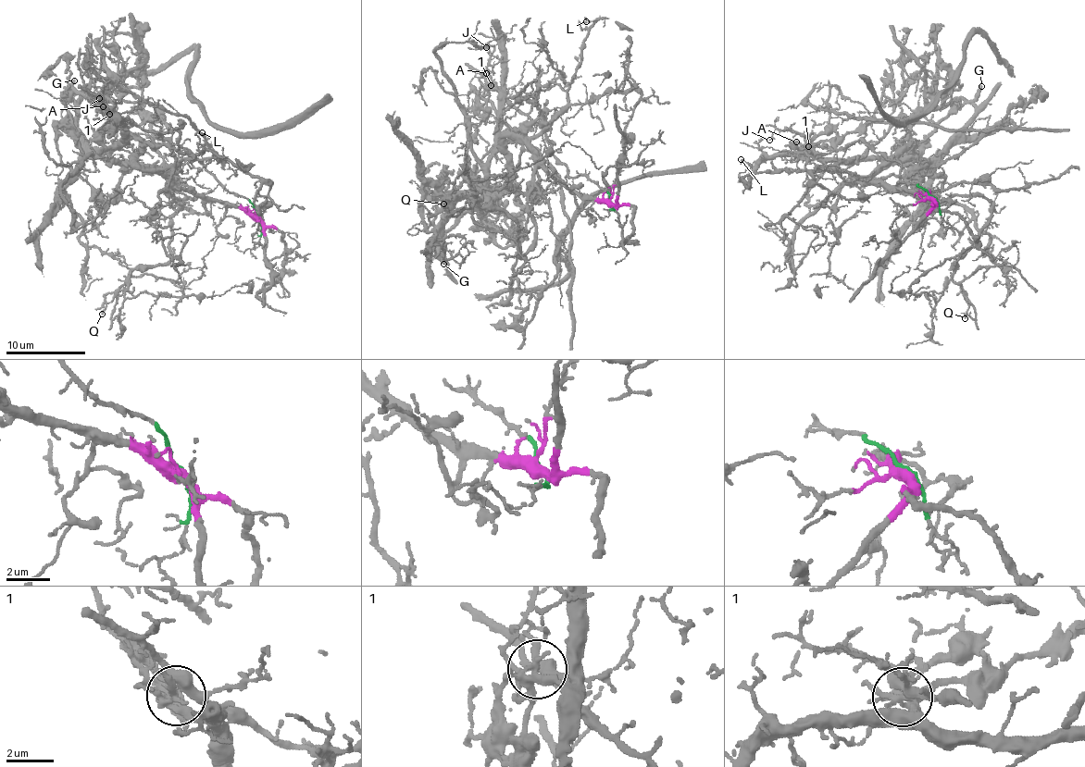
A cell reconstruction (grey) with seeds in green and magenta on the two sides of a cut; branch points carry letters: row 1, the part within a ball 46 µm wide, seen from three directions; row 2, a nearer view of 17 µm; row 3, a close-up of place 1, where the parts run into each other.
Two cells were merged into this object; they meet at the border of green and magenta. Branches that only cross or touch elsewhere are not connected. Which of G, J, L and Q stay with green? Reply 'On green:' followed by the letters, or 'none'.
On green: J

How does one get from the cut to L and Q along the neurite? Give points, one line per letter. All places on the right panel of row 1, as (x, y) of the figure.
L: (932, 199), (921, 191), (894, 191), (847, 172), (827, 169), (753, 172), (748, 163), (741, 160)
Q: (932, 199), (915, 191), (921, 181), (910, 191), (992, 204), (952, 274), (970, 305), (965, 318)

